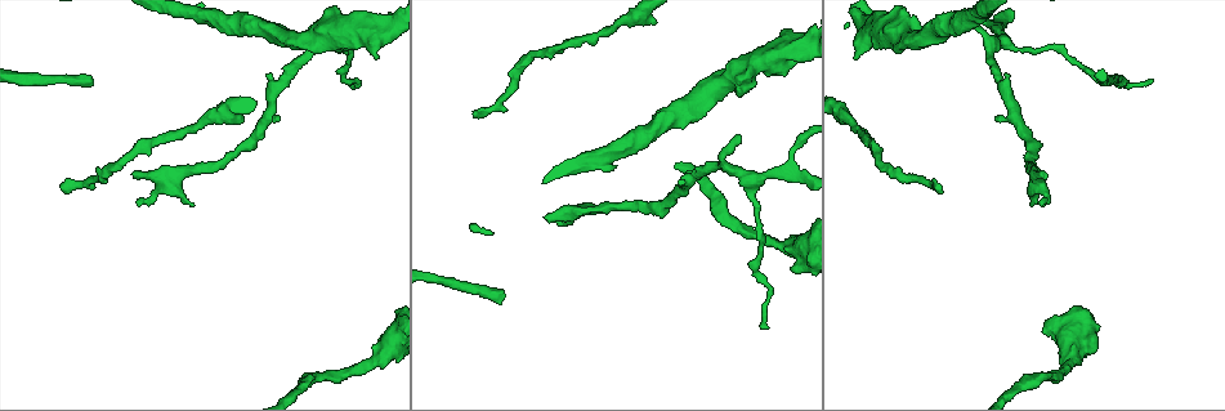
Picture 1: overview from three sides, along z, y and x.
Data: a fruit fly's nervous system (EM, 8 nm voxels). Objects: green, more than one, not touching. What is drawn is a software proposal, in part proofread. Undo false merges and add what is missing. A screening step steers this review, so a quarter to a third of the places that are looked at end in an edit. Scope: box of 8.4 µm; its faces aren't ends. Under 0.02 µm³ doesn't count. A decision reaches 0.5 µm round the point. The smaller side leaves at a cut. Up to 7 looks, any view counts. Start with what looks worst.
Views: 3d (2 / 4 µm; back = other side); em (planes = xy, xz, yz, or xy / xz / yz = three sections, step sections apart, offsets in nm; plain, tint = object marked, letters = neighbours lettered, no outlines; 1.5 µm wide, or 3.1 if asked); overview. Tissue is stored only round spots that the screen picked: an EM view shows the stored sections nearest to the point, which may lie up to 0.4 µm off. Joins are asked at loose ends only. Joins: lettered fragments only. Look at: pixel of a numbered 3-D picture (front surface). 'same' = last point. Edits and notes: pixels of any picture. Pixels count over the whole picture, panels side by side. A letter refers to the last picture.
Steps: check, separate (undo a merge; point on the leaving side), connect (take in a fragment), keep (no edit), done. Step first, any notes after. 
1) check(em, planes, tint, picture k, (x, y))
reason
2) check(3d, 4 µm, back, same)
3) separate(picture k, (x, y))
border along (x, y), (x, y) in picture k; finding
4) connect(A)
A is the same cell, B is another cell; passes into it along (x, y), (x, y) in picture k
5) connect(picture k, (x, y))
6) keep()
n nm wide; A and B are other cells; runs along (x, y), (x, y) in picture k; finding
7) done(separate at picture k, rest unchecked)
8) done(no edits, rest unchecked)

check(em, planes, letters, picture 1, (475, 117))
free end

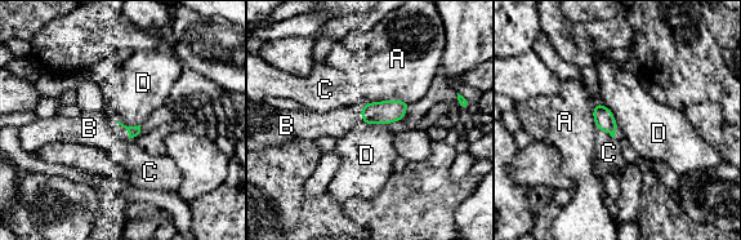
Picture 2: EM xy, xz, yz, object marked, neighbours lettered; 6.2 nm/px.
connect(B)
B is the same cell, A, C and D are other cells; it goes on there

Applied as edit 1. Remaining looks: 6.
check(em, xz, step 4, plain, picture 1, (387, 351))
thick turns thin

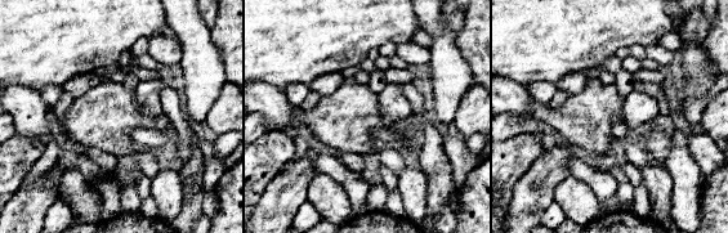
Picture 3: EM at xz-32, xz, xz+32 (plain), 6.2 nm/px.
check(em, xz, step 4, letters, same)

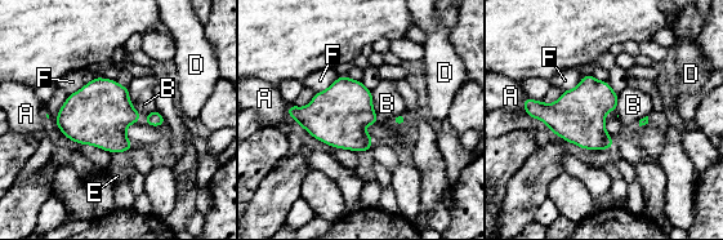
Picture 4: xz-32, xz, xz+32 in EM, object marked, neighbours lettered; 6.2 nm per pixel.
keep()
320 nm wide; A, B, D, E and F are other cells; border along (93, 76), (67, 96) in picture 4; one neuron here

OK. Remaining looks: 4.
check(em, xz, step 4, tint, picture 1, (1152, 81))
long arm stops here

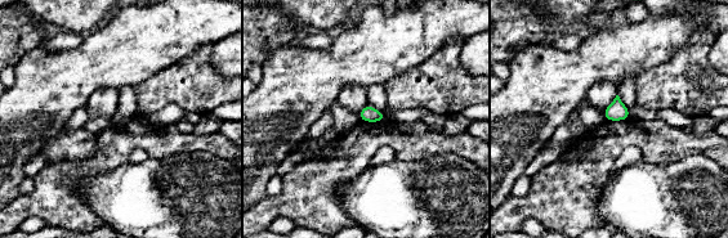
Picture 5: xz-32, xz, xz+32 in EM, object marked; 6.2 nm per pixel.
check(em, planes, letters, same)
another direction

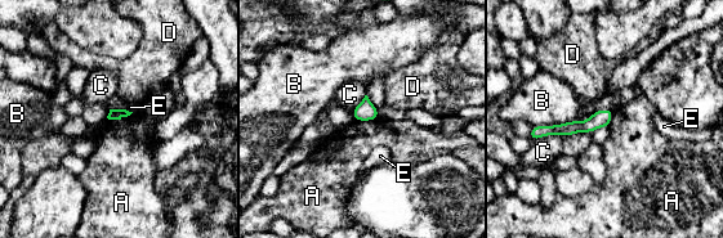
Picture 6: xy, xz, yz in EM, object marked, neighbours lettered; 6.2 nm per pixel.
keep()
A, B, C, D and E are other cells; border along (132, 112), (120, 118), (107, 118) in picture 6; none of them fits

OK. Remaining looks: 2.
done(connect at picture 2, rest unchecked)

